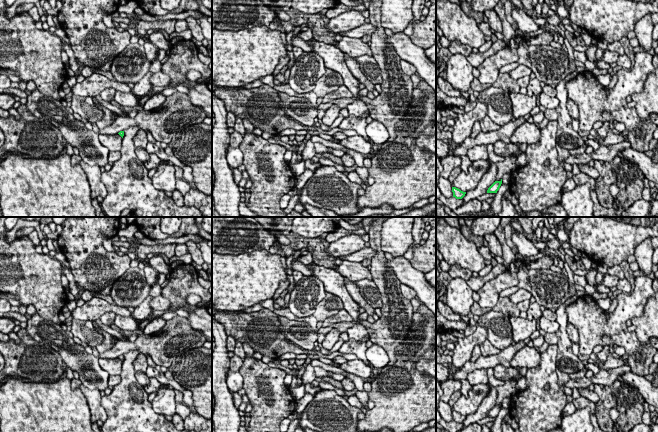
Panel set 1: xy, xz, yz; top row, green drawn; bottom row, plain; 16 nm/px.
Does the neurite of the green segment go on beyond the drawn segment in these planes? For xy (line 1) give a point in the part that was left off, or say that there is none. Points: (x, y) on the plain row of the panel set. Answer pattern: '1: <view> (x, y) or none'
1: none

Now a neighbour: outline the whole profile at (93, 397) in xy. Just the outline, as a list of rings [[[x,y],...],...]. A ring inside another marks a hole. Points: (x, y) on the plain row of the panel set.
[[[81,384],[79,387],[83,395],[87,400],[87,404],[91,413],[91,422],[95,423],[98,420],[105,422],[107,419],[107,414],[105,409],[101,405],[101,393],[98,389],[91,390]]]

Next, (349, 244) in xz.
[[[350,234],[329,243],[329,246],[324,251],[331,257],[337,259],[341,256],[356,253],[364,247],[365,241],[362,239],[361,235]]]

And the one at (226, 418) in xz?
[[[212,309],[212,336],[215,348],[212,351],[212,394],[215,399],[213,422],[215,432],[239,432],[241,416],[234,405],[233,393],[227,385],[230,357],[226,347],[227,335],[224,326],[214,319]]]

